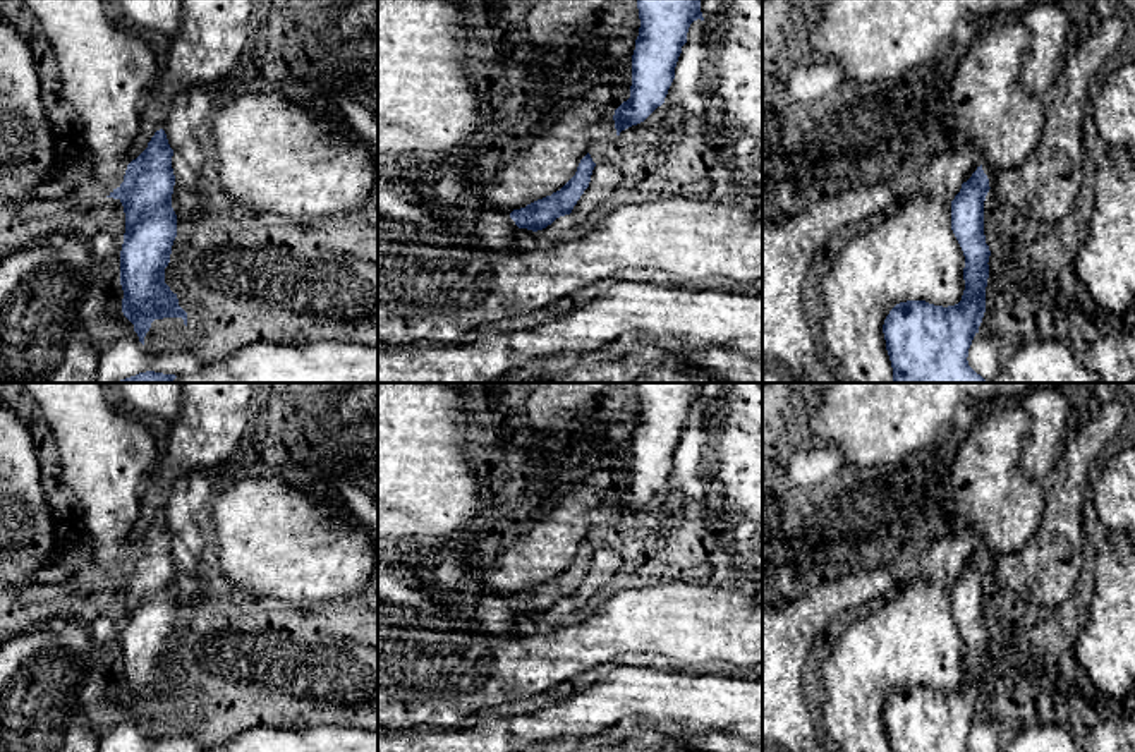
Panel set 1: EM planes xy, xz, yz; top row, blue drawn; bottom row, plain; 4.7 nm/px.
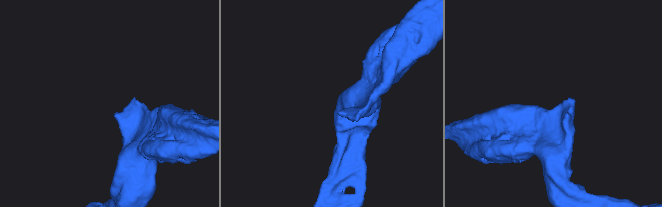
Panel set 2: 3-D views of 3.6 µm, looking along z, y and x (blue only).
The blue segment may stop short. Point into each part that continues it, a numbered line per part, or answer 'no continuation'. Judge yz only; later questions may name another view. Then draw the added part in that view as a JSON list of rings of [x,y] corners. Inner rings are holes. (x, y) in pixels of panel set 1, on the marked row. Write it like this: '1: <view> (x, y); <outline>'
1: yz (995, 112); [[[1020,15],[989,21],[953,72],[953,115],[965,141],[980,149],[980,165],[987,179],[1001,170],[1018,168],[1041,141],[1049,96],[1035,96],[1022,84],[1025,55],[1032,43],[1034,36]]]

